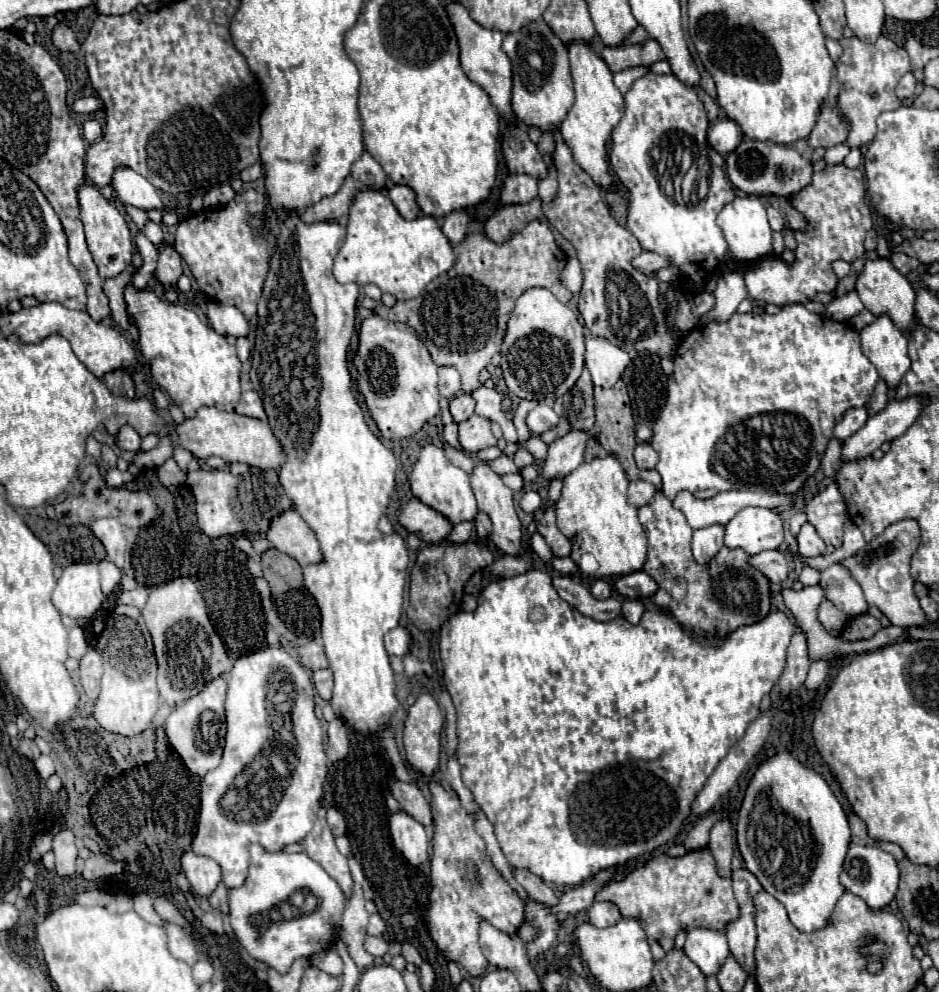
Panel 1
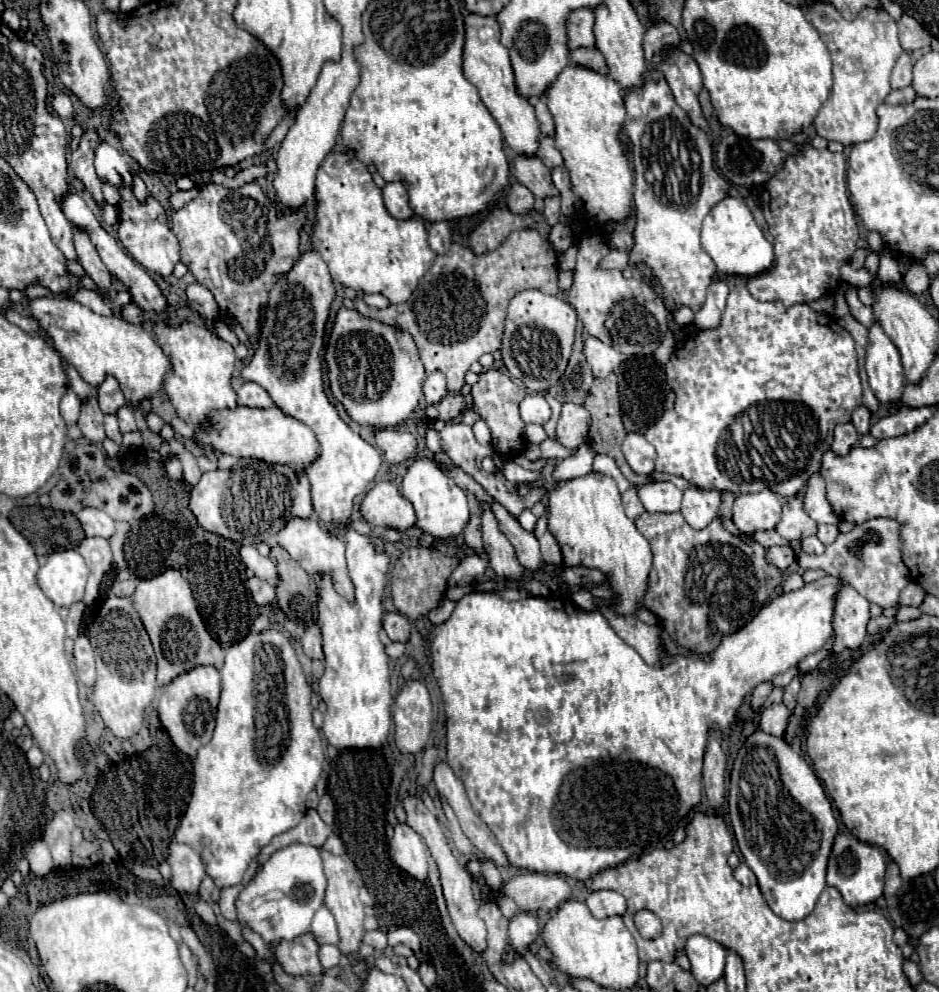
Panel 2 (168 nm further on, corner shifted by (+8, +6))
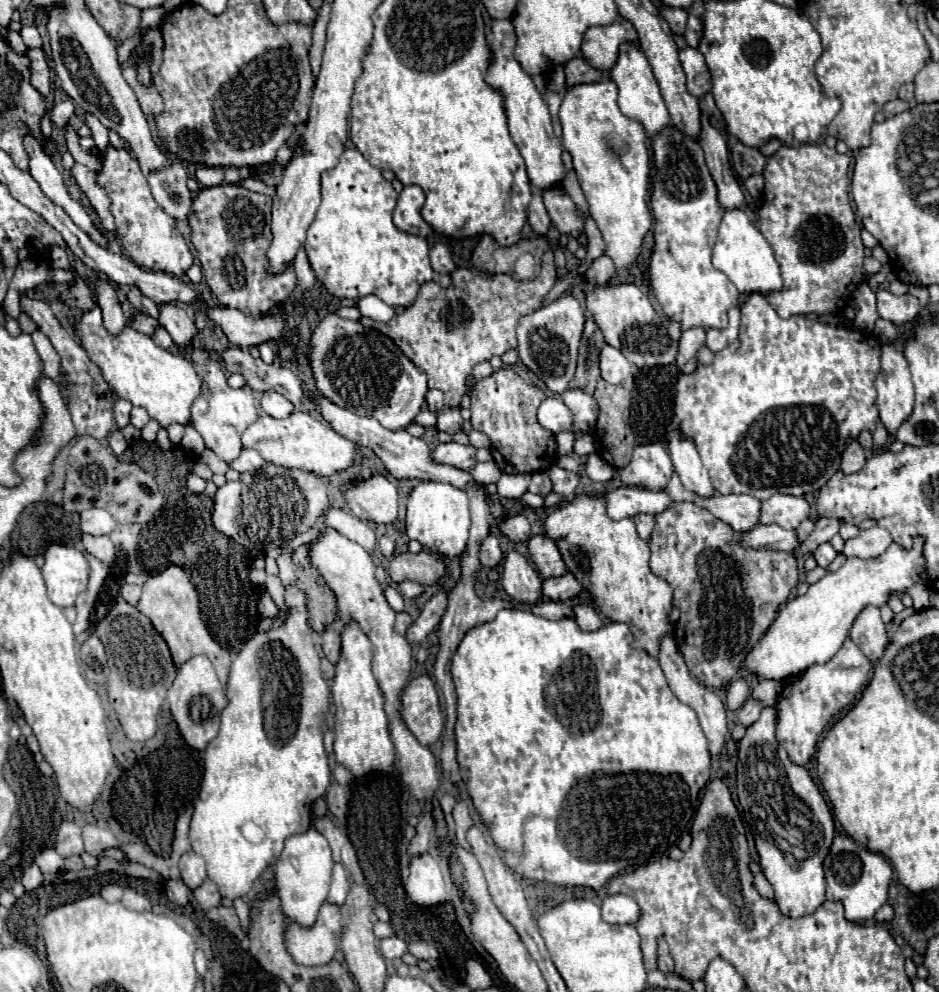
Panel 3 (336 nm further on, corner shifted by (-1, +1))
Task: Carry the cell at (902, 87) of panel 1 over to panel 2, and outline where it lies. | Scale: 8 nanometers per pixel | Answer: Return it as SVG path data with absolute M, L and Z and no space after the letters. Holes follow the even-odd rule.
M903 53L891 73L891 89L901 89L911 85L911 57L909 53Z

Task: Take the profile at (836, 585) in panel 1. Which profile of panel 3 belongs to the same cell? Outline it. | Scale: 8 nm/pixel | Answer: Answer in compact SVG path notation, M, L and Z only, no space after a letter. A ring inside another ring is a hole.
M866 606L860 616L856 618L850 638L858 644L858 648L864 652L864 656L870 662L876 662L882 658L884 648L888 644L886 626L880 618L880 610L874 606Z

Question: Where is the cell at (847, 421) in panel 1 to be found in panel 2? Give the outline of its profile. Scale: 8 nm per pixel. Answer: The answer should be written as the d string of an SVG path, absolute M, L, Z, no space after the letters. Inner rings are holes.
M841 423L835 427L833 431L833 445L831 449L837 453L837 455L847 455L851 447L855 447L859 443L859 433L855 431L853 423Z

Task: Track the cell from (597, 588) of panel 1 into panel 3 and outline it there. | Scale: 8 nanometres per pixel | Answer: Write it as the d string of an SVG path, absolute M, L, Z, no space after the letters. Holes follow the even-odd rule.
M588 604L574 606L572 618L576 620L578 628L582 628L584 632L594 632L594 630L598 630L598 628L604 624L602 618L598 616L598 612L596 612L592 606L588 606Z

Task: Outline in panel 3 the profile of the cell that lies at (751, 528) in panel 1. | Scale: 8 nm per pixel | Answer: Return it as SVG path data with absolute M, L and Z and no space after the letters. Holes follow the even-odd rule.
M774 494L762 502L760 522L762 524L780 524L782 528L794 530L804 518L810 516L810 504L804 496Z

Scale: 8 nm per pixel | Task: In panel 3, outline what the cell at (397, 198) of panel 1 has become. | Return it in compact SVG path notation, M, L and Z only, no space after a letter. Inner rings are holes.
M404 186L394 210L396 228L406 234L416 234L422 238L430 236L432 228L426 224L426 220L420 214L424 202L426 202L426 196L420 186Z

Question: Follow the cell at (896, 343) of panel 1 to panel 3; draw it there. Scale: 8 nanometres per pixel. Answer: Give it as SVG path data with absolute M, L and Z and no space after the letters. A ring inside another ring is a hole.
M882 344L882 370L874 388L878 392L876 408L880 412L880 420L888 434L894 436L914 408L914 386L904 354L892 344Z

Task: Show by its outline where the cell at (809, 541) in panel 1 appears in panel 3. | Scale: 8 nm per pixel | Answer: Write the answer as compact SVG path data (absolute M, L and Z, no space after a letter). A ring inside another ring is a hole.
M820 544L812 556L814 556L814 560L818 562L820 568L828 568L828 564L836 558L836 554L838 552L830 544Z

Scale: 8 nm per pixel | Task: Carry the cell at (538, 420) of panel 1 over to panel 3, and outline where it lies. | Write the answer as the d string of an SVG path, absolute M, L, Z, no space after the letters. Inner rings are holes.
M548 396L540 408L538 408L538 422L558 434L558 432L564 432L564 430L572 430L574 424L572 424L572 412L570 408L566 408L566 404L558 398L558 396Z

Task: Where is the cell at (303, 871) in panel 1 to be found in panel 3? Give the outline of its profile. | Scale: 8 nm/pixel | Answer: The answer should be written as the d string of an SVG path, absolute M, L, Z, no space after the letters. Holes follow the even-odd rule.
M308 828L302 834L290 836L290 838L286 838L284 850L276 864L278 864L278 868L274 874L276 876L274 886L282 900L284 916L296 920L302 926L312 926L316 922L318 910L330 890L330 876L332 876L334 860L332 860L328 840L316 828Z

